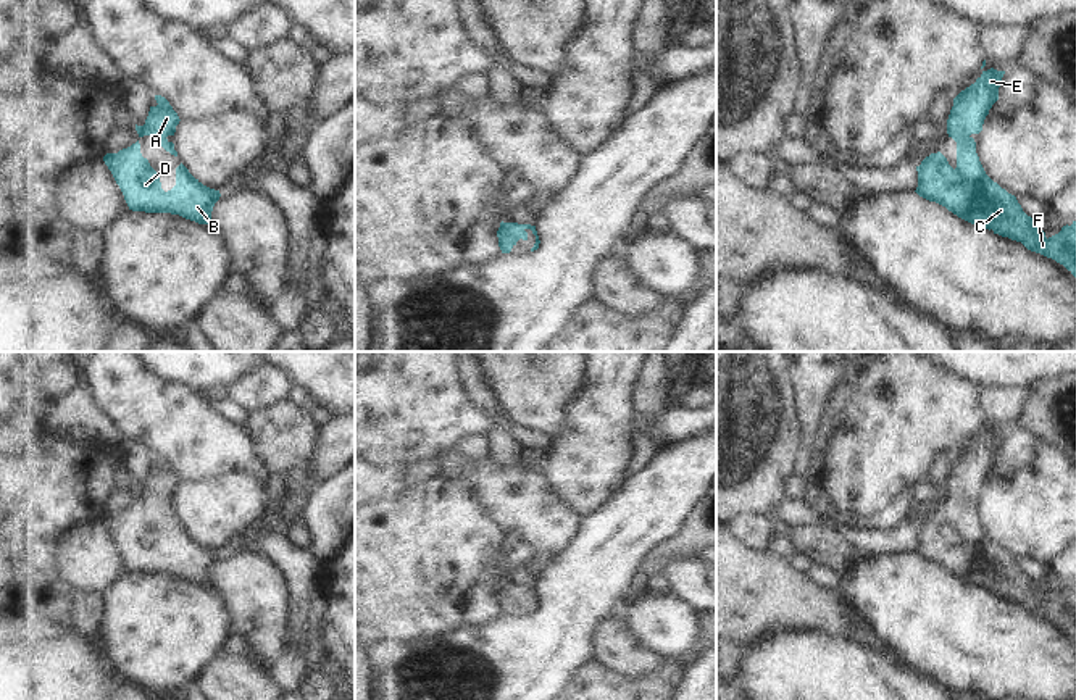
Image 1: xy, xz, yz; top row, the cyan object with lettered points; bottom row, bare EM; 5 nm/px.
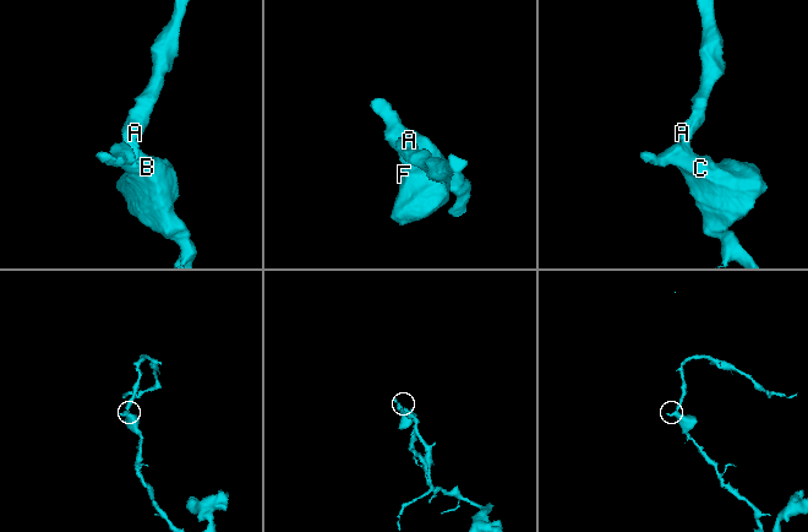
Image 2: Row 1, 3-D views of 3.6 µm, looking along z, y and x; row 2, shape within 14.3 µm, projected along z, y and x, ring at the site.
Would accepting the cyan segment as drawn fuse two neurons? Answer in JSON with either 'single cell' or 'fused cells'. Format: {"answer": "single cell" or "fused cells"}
{"answer": "single cell"}

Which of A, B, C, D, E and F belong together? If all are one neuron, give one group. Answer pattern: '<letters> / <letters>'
A B C D E F

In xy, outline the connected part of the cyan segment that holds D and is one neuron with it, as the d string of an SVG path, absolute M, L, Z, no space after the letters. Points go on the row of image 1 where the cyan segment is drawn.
M139 140L118 153L106 153L105 165L119 185L132 211L171 213L198 224L211 224L211 211L219 190L203 185L181 163L176 168L176 185L165 192L158 173L140 153Z

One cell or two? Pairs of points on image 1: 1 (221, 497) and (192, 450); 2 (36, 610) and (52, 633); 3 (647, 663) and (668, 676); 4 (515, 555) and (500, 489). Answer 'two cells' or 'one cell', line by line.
1: two cells
2: two cells
3: two cells
4: two cells

